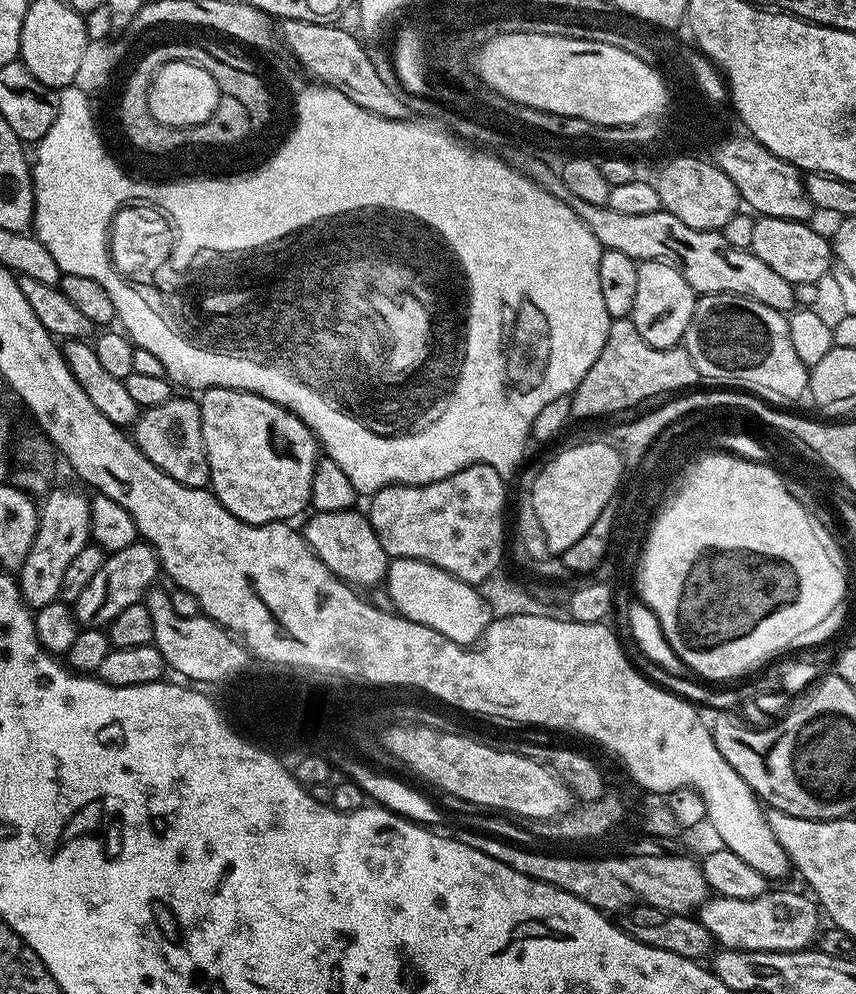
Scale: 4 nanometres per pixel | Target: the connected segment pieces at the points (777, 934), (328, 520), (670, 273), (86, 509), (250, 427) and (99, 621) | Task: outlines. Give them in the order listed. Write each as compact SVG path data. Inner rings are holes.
M769 890L758 898L726 898L713 895L704 901L698 909L698 919L706 930L710 930L713 941L721 949L733 948L747 952L801 952L803 948L812 948L821 931L822 912L817 901L811 895L800 892L775 892Z
M352 508L333 512L313 511L312 517L302 527L302 535L312 553L345 584L357 590L375 589L388 575L390 557L386 550L382 550L382 542L378 542L378 534L374 534L367 515L356 511Z
M641 260L637 263L637 281L634 289L634 306L630 317L632 325L642 334L642 338L654 348L670 348L679 345L690 326L698 294L666 262Z
M56 486L47 493L44 502L34 546L30 546L30 554L26 554L26 562L18 573L20 596L33 610L60 599L62 577L71 560L89 544L92 530L92 505L87 495Z
M205 388L199 393L198 403L205 456L209 462L210 488L230 514L247 524L274 524L291 521L291 516L309 507L318 445L316 435L293 412L256 393L233 388Z
M127 544L116 552L107 553L98 574L94 574L86 590L78 594L74 605L77 624L81 629L104 628L111 624L118 614L122 614L122 610L141 603L147 597L148 591L157 583L156 575L159 577L161 572L160 559L149 544Z

